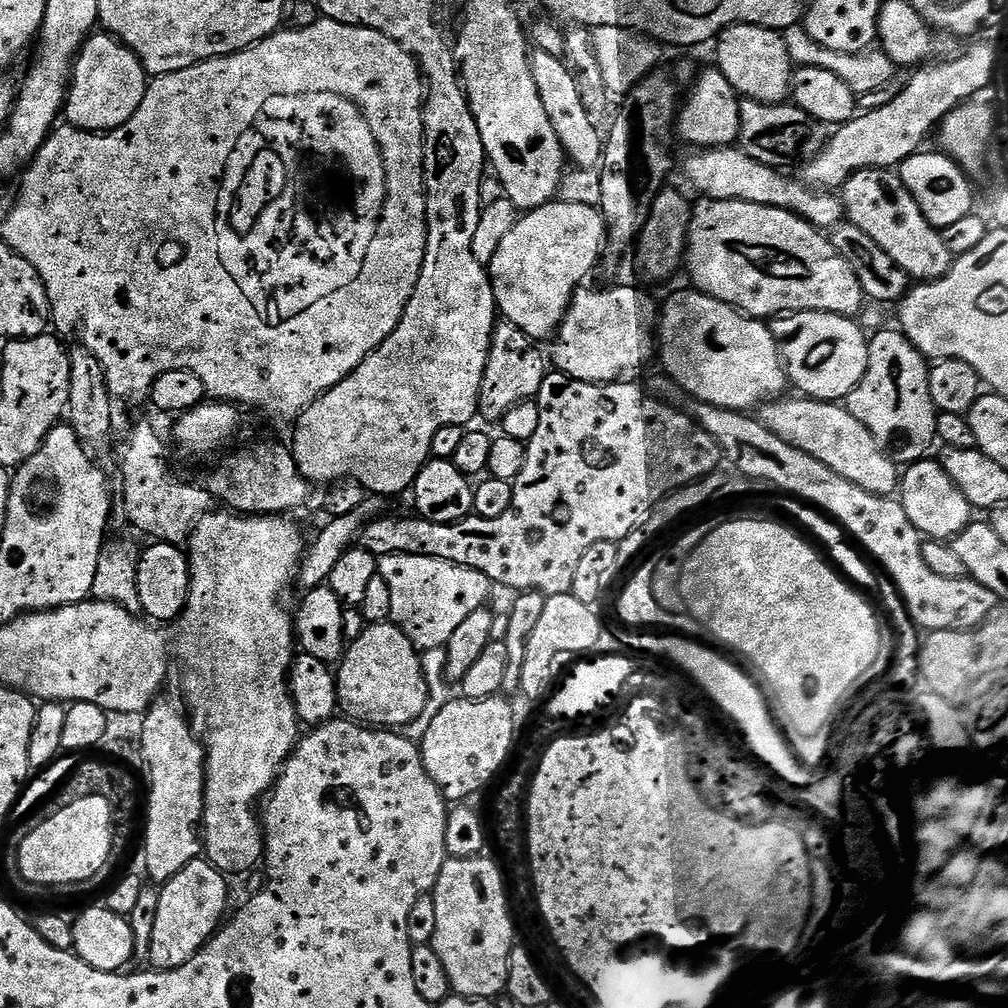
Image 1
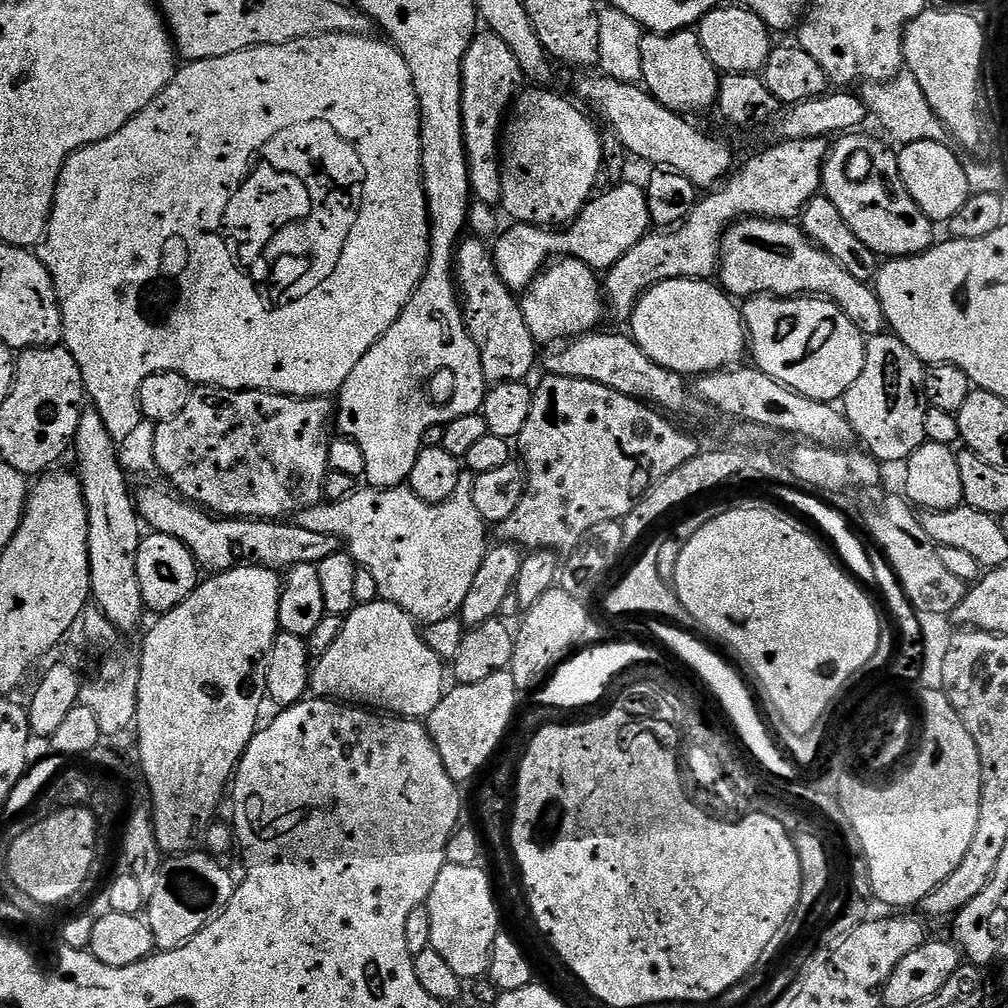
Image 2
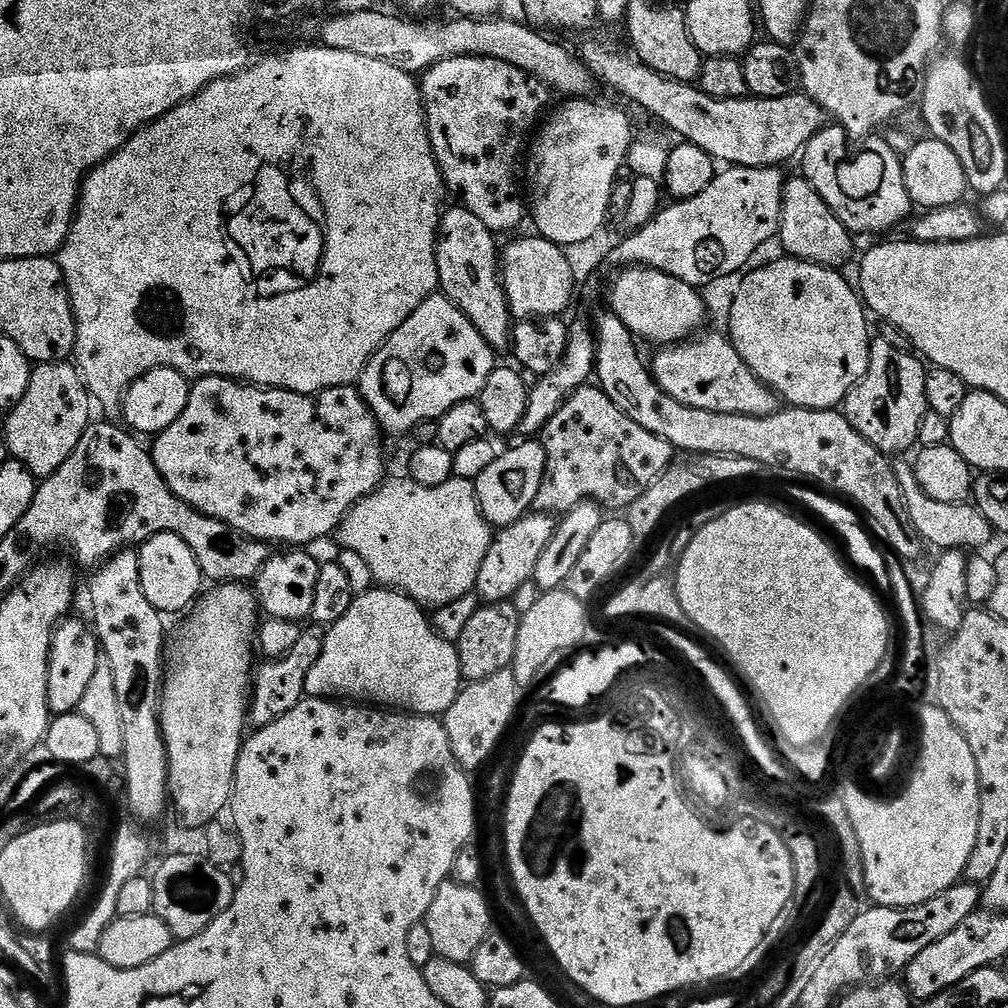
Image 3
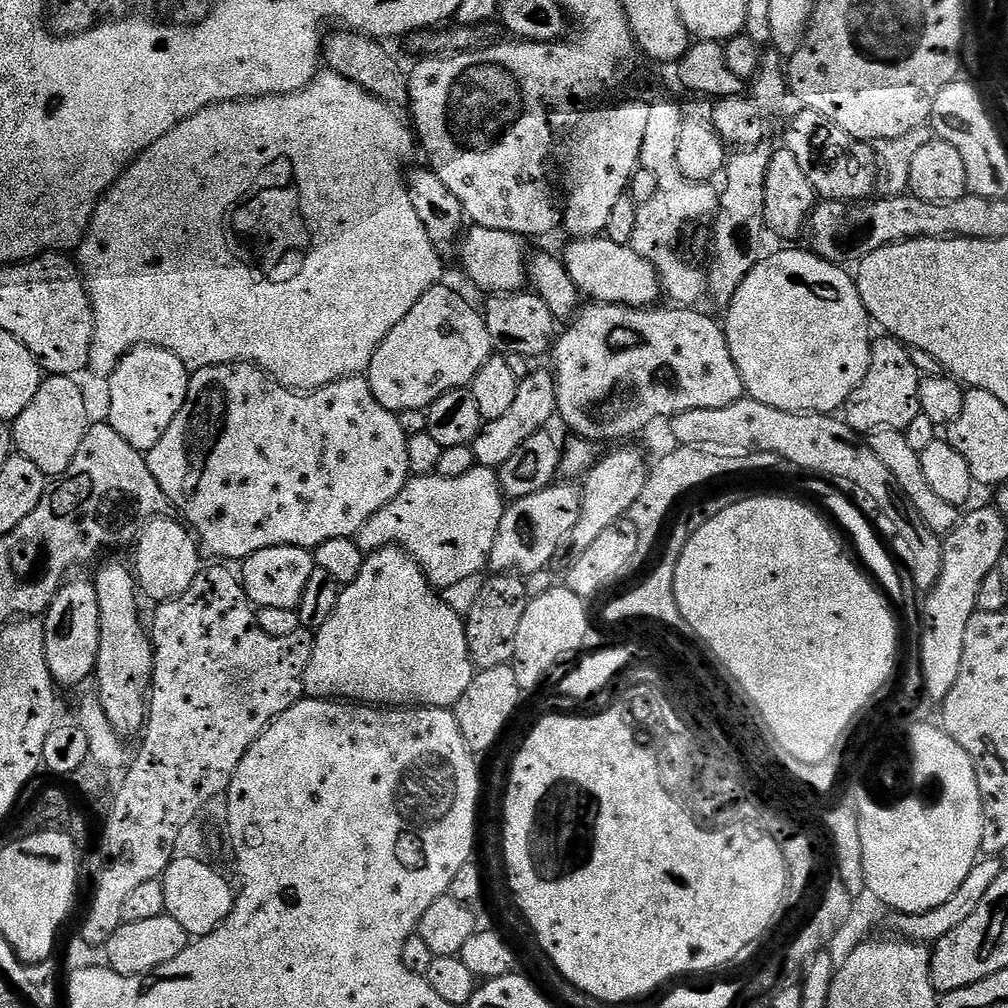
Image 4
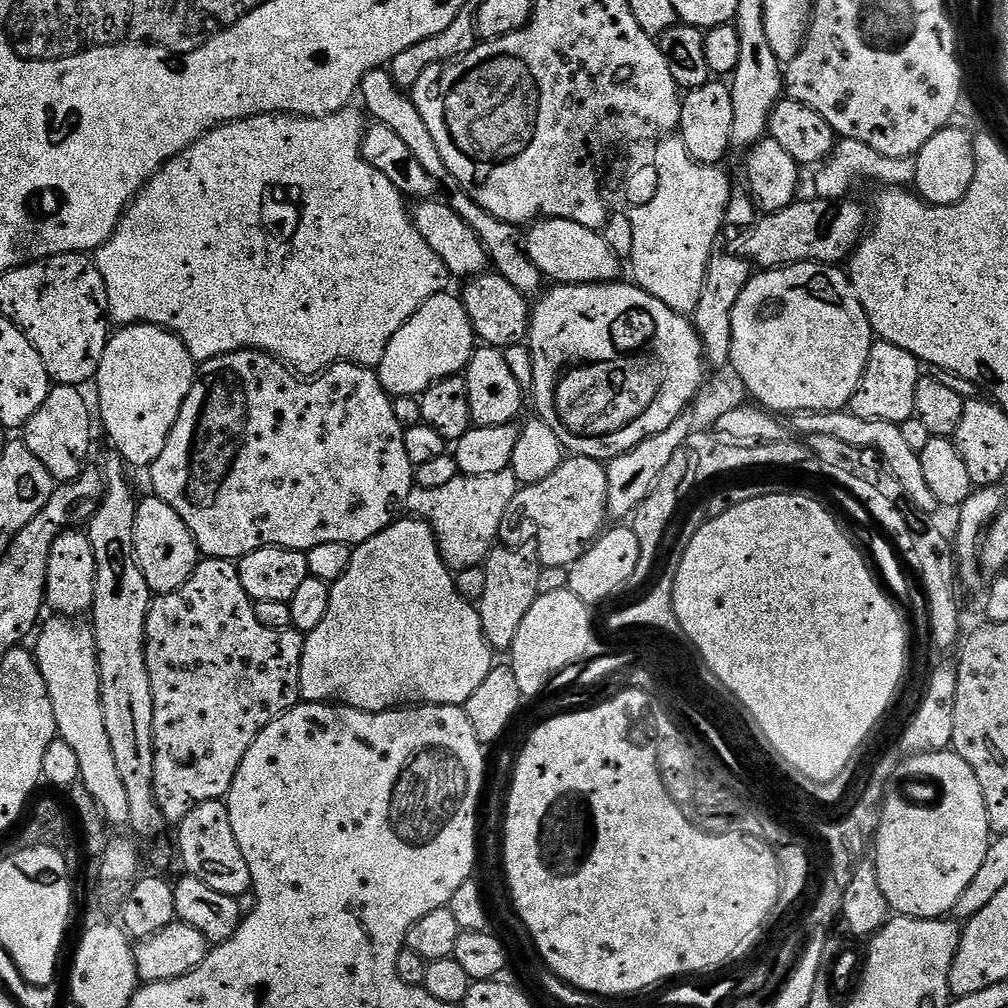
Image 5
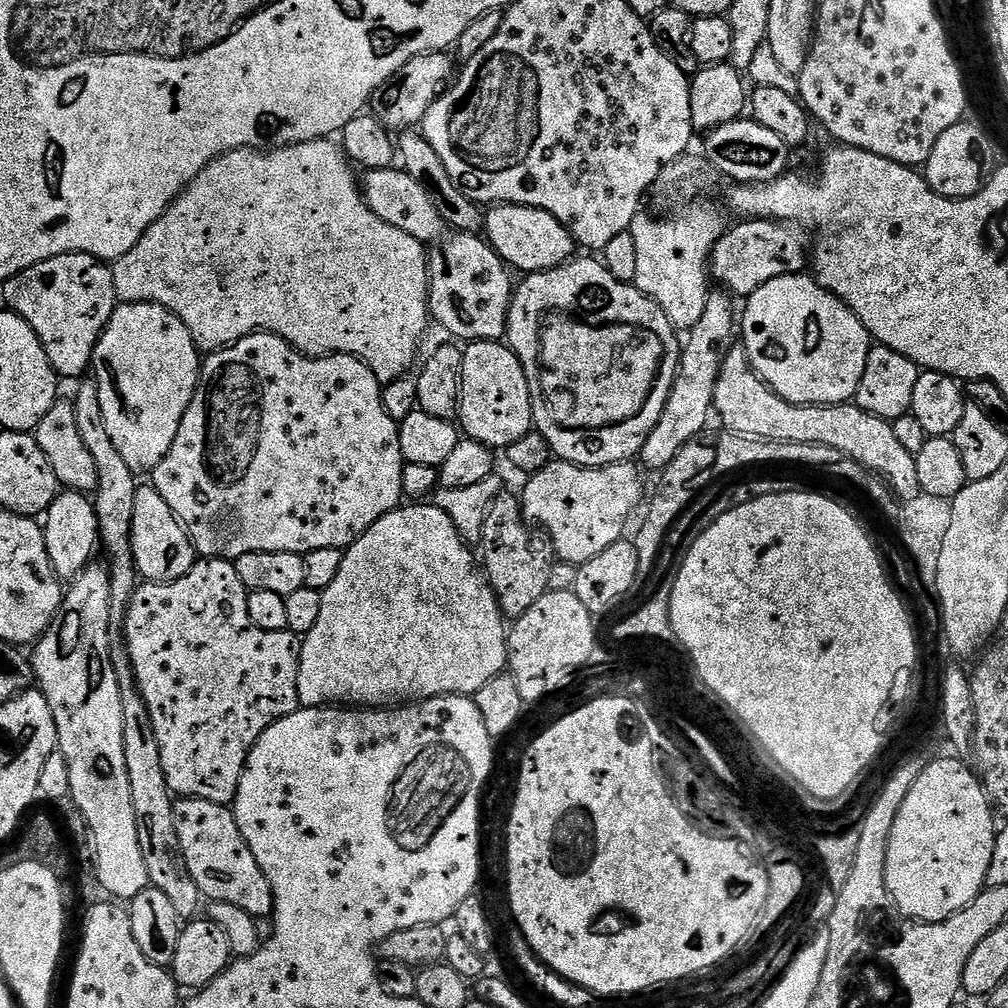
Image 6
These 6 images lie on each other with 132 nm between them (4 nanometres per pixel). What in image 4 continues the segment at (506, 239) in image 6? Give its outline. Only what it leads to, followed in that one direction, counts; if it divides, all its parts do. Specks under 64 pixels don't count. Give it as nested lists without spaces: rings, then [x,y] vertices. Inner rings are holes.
[[[603,235],[576,238],[563,249],[562,259],[570,278],[574,278],[574,286],[578,286],[589,301],[647,308],[659,301],[656,299],[661,299],[660,279],[654,266],[650,266],[650,262],[629,245],[619,244]]]

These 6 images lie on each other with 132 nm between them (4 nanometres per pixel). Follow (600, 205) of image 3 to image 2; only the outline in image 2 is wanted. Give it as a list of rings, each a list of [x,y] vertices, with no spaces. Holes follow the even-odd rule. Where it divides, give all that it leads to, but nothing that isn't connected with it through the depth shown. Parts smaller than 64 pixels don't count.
[[[524,90],[517,95],[514,115],[502,132],[502,198],[499,207],[504,208],[509,221],[551,229],[553,226],[571,225],[593,198],[597,191],[596,183],[600,180],[600,168],[602,172],[606,164],[604,141],[602,132],[592,125],[593,117],[587,111],[579,112],[556,92],[536,91],[540,92]]]

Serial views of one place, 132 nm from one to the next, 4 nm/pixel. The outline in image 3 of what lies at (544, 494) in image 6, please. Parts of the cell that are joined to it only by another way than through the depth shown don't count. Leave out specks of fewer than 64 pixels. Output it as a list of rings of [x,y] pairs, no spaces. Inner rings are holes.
[[[531,511],[518,522],[499,529],[490,542],[490,550],[486,550],[486,558],[482,558],[482,570],[478,570],[478,582],[474,592],[484,604],[502,604],[511,601],[514,590],[522,586],[522,582],[532,579],[534,566],[538,566],[538,558],[542,558],[542,550],[550,546],[550,538],[554,538],[557,521],[547,512]]]

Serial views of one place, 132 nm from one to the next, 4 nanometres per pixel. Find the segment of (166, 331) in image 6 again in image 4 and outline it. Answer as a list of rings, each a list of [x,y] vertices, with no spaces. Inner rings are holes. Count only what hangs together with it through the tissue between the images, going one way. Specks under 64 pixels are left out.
[[[141,344],[140,347],[127,352],[120,359],[118,366],[107,377],[108,384],[108,416],[106,423],[134,450],[147,453],[158,446],[158,438],[170,430],[170,422],[182,410],[188,393],[190,373],[182,358],[174,358],[170,350],[162,350],[158,346]]]

